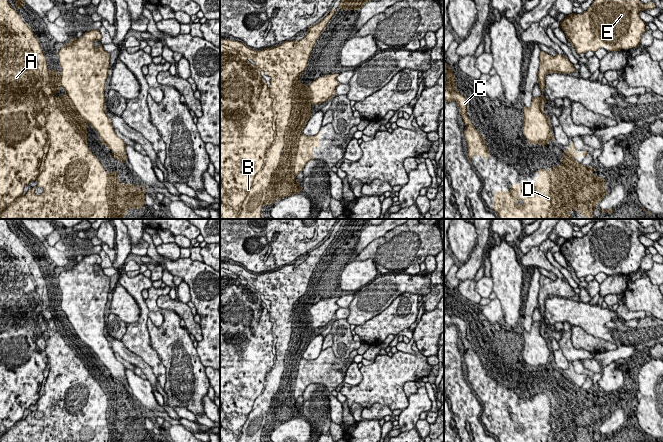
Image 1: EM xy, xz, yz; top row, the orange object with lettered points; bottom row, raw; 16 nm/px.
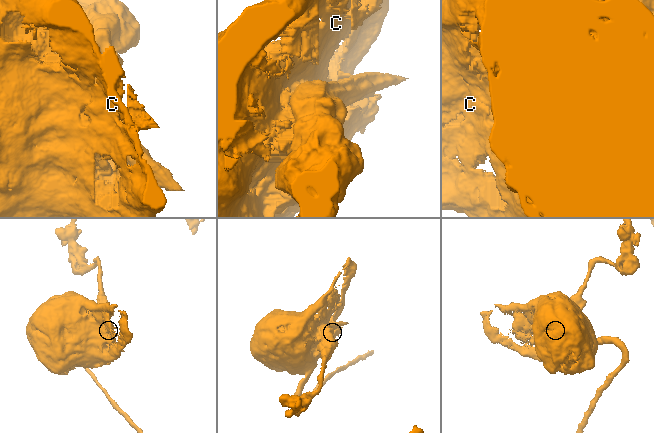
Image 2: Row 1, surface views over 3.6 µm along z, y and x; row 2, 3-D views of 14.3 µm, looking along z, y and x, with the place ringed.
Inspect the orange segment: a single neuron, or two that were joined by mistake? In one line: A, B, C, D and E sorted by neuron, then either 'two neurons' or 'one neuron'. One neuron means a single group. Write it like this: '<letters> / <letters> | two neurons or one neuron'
A B C D / E | two neurons

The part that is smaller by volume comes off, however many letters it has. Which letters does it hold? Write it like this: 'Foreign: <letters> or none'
Foreign: E

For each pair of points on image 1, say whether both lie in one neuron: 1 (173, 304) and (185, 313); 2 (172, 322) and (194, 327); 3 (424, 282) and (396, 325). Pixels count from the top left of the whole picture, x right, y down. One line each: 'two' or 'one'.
1: one
2: two
3: two

